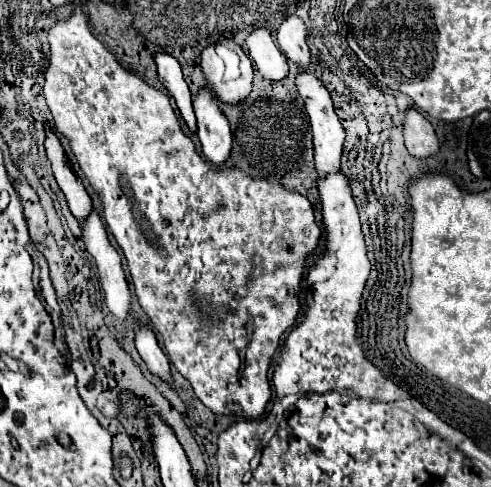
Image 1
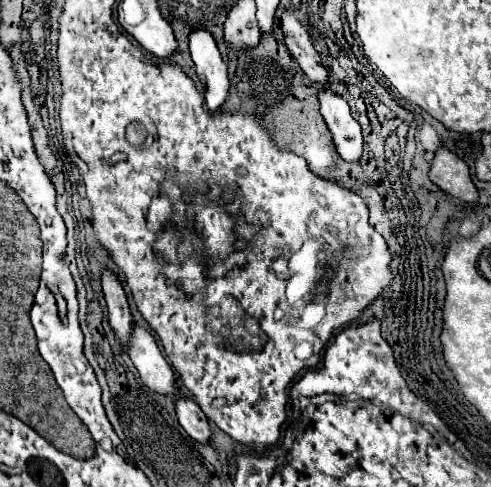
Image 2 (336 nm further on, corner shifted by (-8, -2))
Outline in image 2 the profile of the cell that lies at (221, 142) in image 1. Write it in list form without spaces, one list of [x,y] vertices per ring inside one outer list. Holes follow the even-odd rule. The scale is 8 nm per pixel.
[[[192,31],[190,33],[190,53],[196,65],[196,73],[200,83],[204,85],[204,99],[210,111],[218,111],[228,97],[228,75],[226,63],[218,51],[216,41],[210,31]]]

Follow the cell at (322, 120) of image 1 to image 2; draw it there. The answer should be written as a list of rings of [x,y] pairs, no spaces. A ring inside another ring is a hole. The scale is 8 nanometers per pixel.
[[[286,9],[282,13],[282,31],[284,31],[284,41],[292,57],[300,63],[302,71],[312,79],[312,83],[326,87],[328,85],[328,71],[322,67],[320,55],[312,45],[312,39],[308,35],[308,29],[296,19],[294,9]]]

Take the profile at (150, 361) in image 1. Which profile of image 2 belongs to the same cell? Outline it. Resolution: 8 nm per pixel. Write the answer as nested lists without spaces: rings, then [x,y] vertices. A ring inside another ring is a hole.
[[[178,399],[176,413],[178,413],[180,425],[194,441],[208,443],[208,439],[212,435],[210,425],[208,425],[208,417],[202,413],[202,409],[192,399]]]

